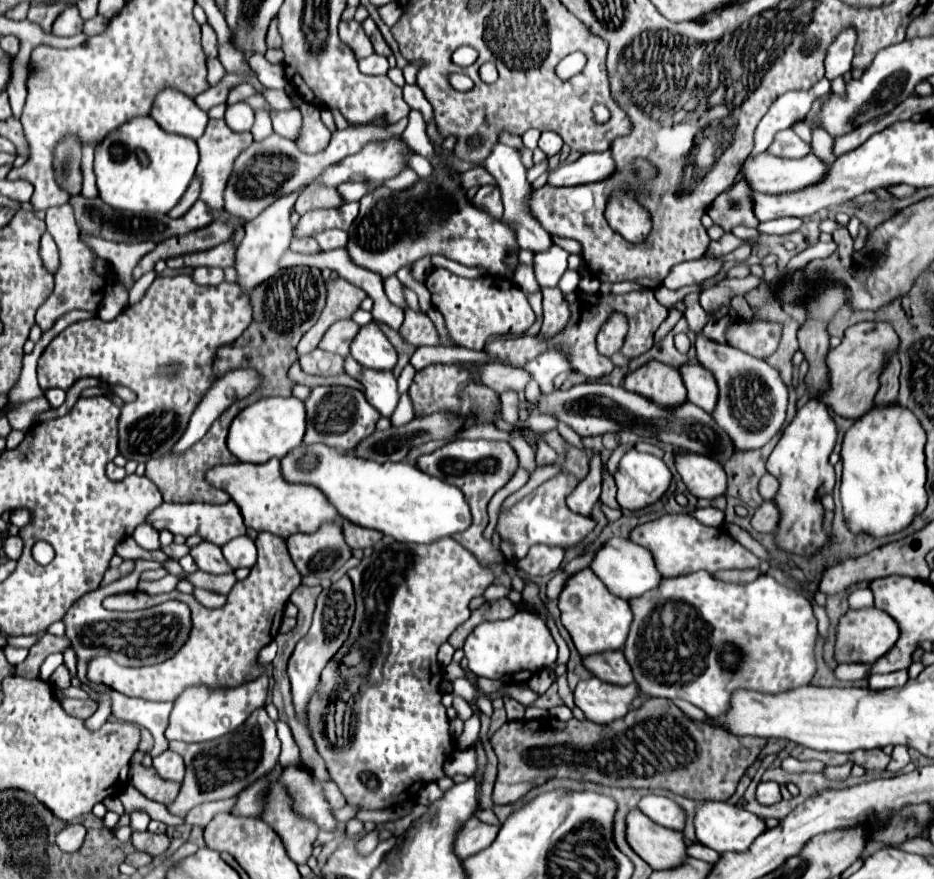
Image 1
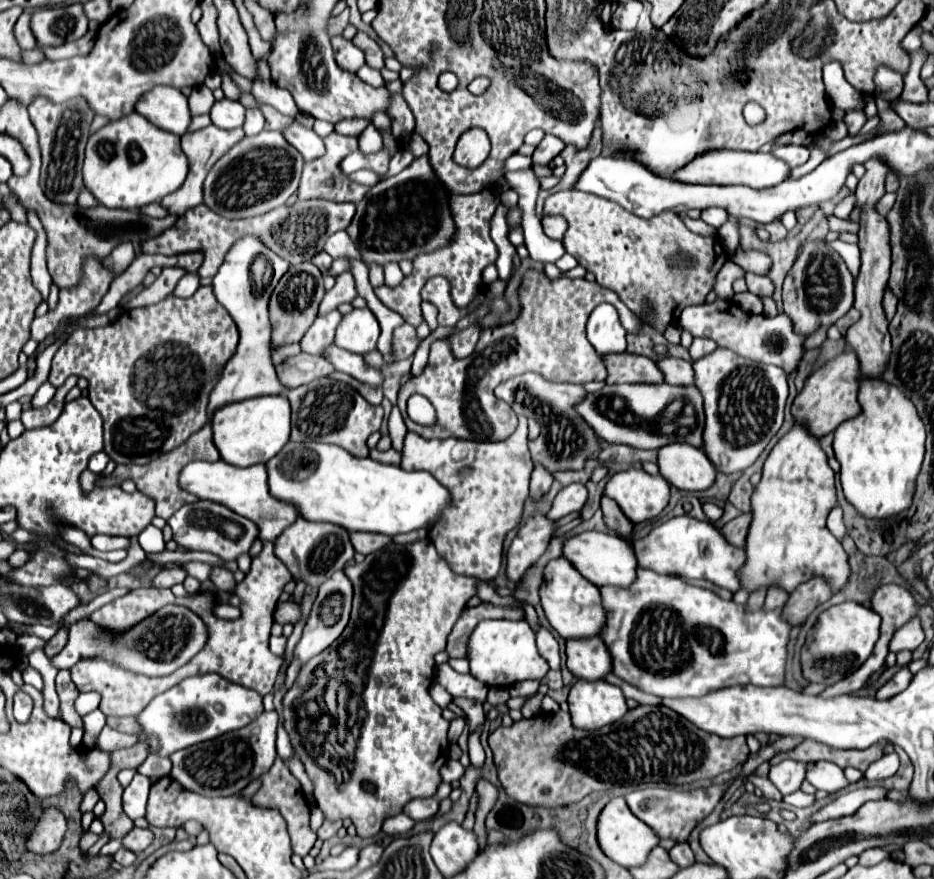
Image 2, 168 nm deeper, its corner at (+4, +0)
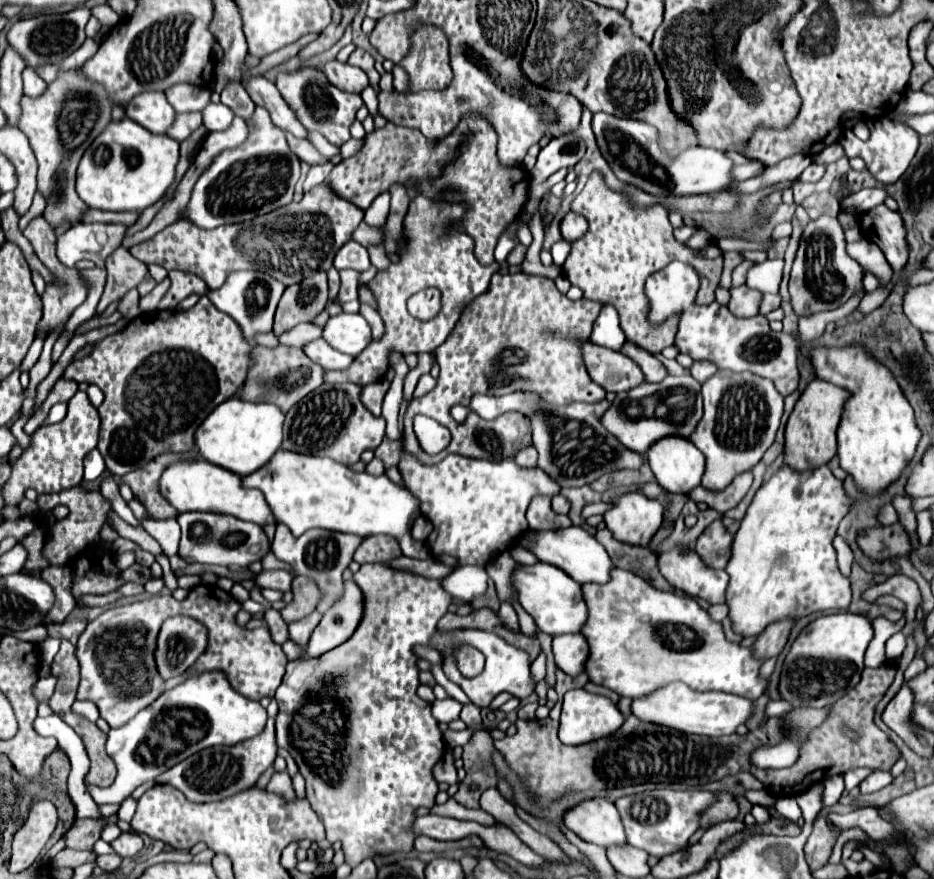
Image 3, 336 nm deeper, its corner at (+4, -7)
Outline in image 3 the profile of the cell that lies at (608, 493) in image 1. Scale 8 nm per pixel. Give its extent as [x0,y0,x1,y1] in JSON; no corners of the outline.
[596,528,676,592]

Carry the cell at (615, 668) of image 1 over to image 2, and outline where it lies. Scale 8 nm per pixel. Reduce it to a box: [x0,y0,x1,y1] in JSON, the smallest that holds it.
[566,637,612,681]

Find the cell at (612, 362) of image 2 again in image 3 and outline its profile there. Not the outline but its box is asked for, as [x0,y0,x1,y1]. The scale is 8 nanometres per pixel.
[584,342,646,392]

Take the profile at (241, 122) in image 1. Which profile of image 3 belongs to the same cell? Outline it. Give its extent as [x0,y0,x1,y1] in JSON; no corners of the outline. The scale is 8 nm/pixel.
[202,104,234,132]

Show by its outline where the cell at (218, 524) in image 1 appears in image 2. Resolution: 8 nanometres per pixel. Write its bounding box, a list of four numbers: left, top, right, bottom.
[168,501,258,563]

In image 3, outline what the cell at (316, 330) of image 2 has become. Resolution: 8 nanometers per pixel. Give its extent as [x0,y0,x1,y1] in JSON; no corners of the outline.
[280,322,324,348]

